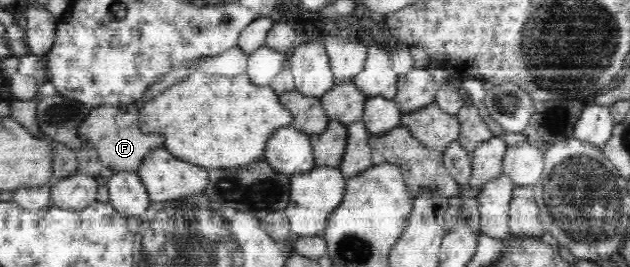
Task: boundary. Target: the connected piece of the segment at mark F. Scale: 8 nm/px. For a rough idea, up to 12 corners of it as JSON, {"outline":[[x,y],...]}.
{"outline":[[95,107],[77,135],[111,172],[136,171],[163,135],[140,130],[140,110]]}

